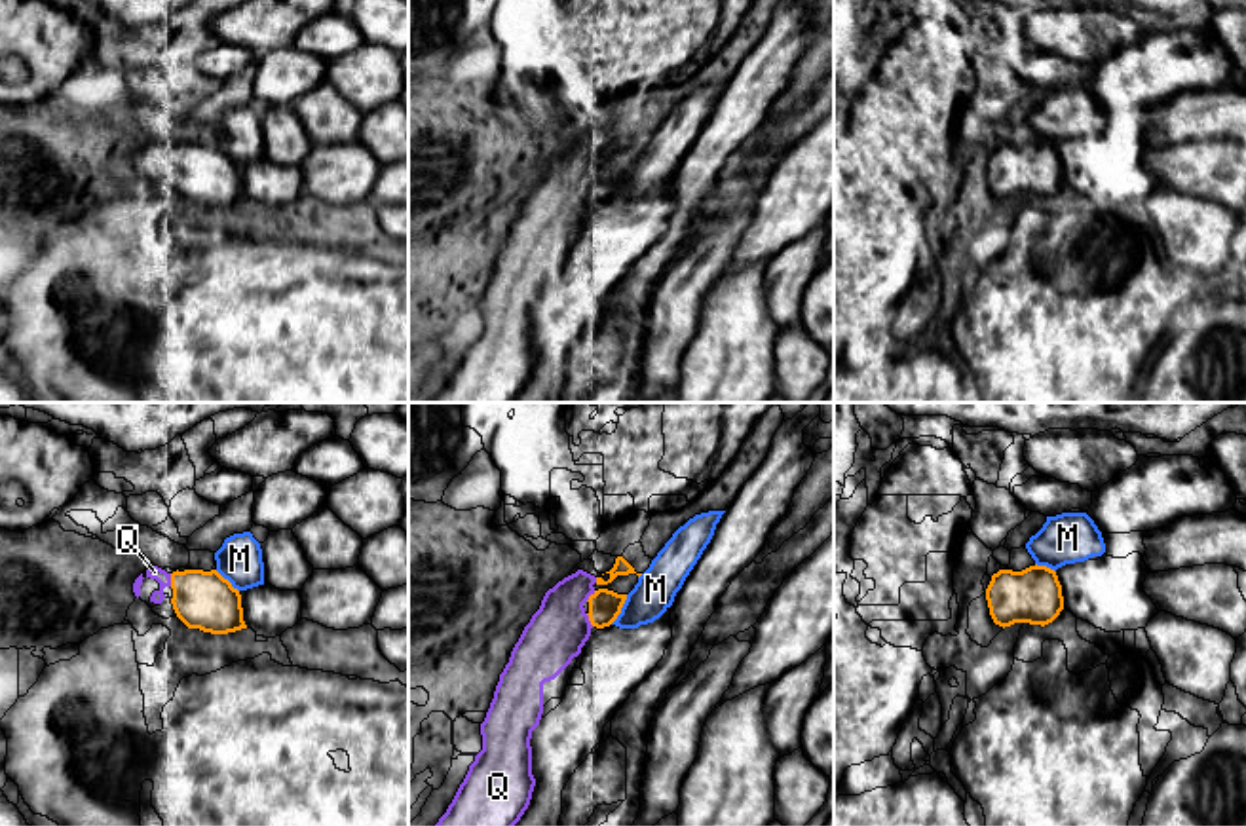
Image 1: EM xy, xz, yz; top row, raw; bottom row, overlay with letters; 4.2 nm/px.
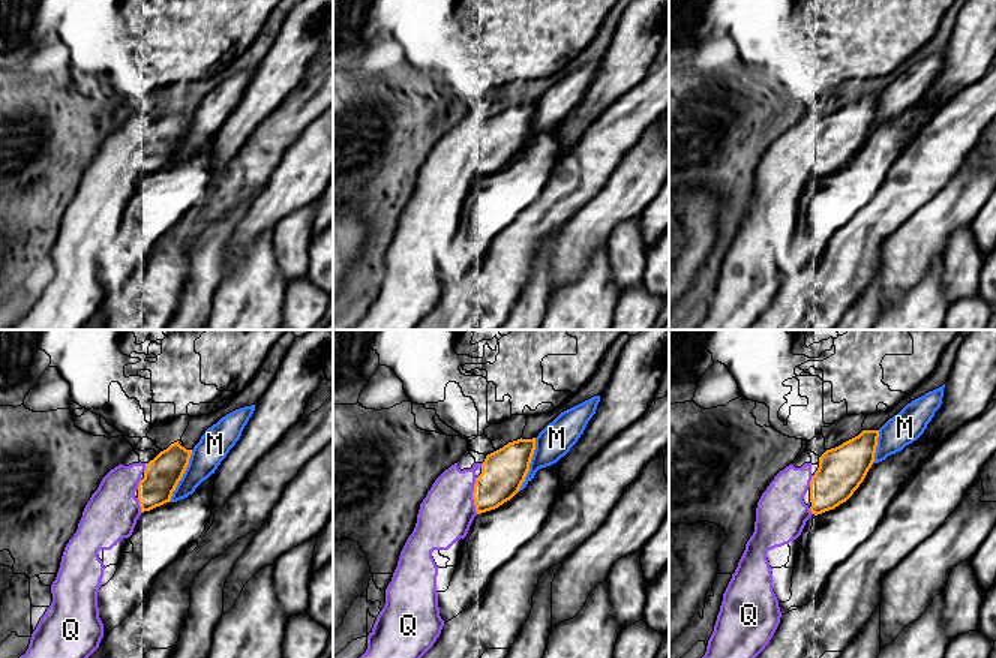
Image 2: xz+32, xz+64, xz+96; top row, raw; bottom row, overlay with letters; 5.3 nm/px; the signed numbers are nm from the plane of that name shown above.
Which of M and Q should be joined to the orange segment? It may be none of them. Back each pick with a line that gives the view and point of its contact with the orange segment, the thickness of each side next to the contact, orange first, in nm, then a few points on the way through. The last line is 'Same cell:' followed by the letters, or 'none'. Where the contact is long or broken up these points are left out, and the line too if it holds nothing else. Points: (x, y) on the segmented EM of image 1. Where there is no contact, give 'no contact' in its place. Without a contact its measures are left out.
Q: contact xy (171, 580); calibres 240 and 60 nm
Same cell: Q

